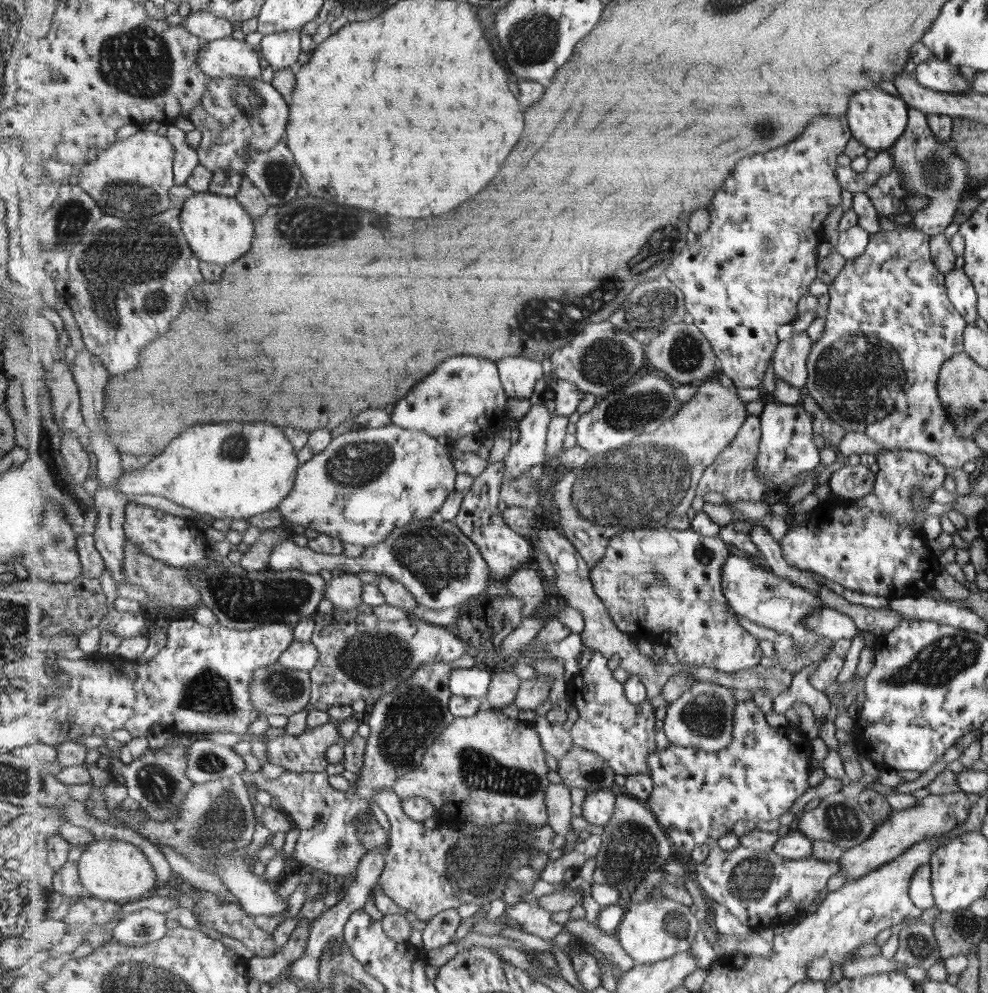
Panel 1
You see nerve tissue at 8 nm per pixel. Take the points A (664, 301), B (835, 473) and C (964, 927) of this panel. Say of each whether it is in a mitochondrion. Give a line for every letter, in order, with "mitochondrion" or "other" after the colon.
A: mitochondrion
B: other
C: mitochondrion

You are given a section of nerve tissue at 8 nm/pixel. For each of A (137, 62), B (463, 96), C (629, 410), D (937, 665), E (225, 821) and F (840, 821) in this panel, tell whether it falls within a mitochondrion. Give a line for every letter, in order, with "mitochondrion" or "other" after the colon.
A: mitochondrion
B: other
C: mitochondrion
D: mitochondrion
E: mitochondrion
F: mitochondrion

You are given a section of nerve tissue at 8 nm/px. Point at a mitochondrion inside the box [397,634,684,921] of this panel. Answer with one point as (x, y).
(474, 867)

